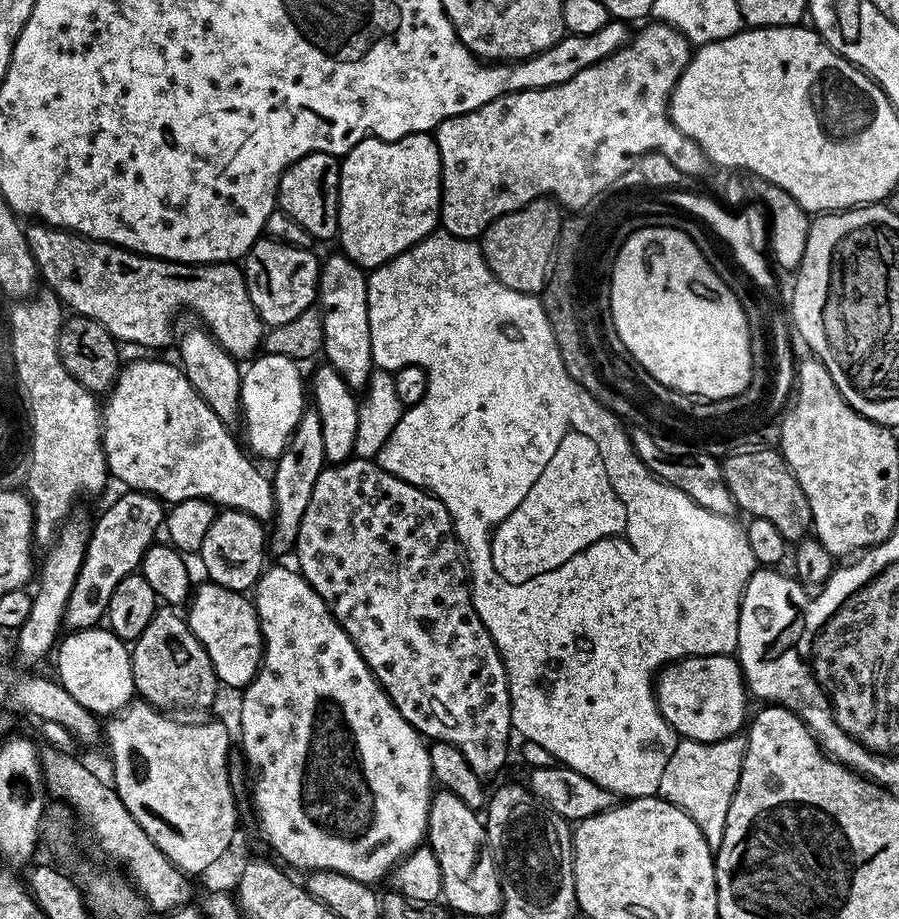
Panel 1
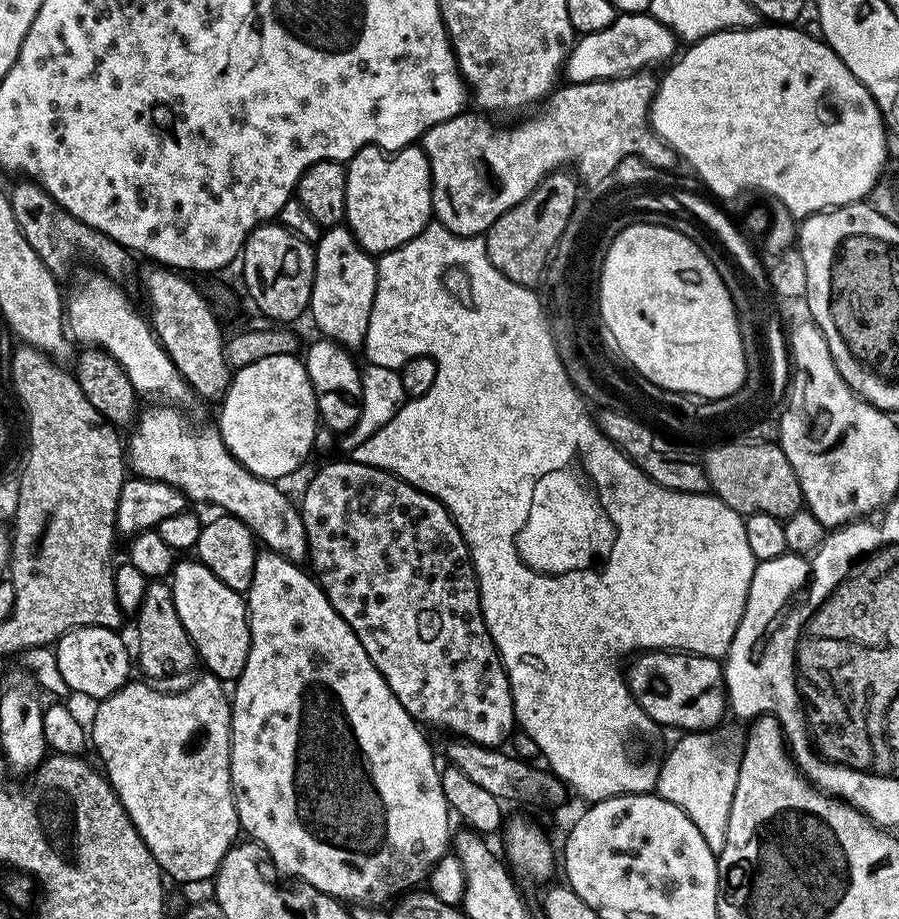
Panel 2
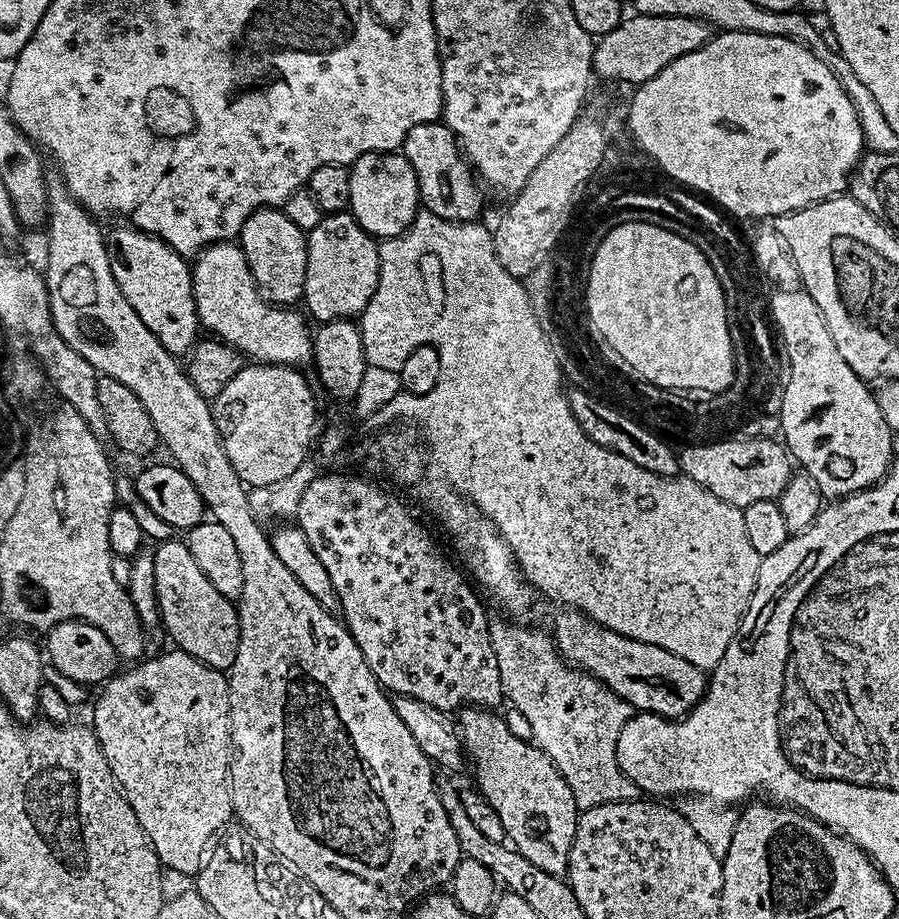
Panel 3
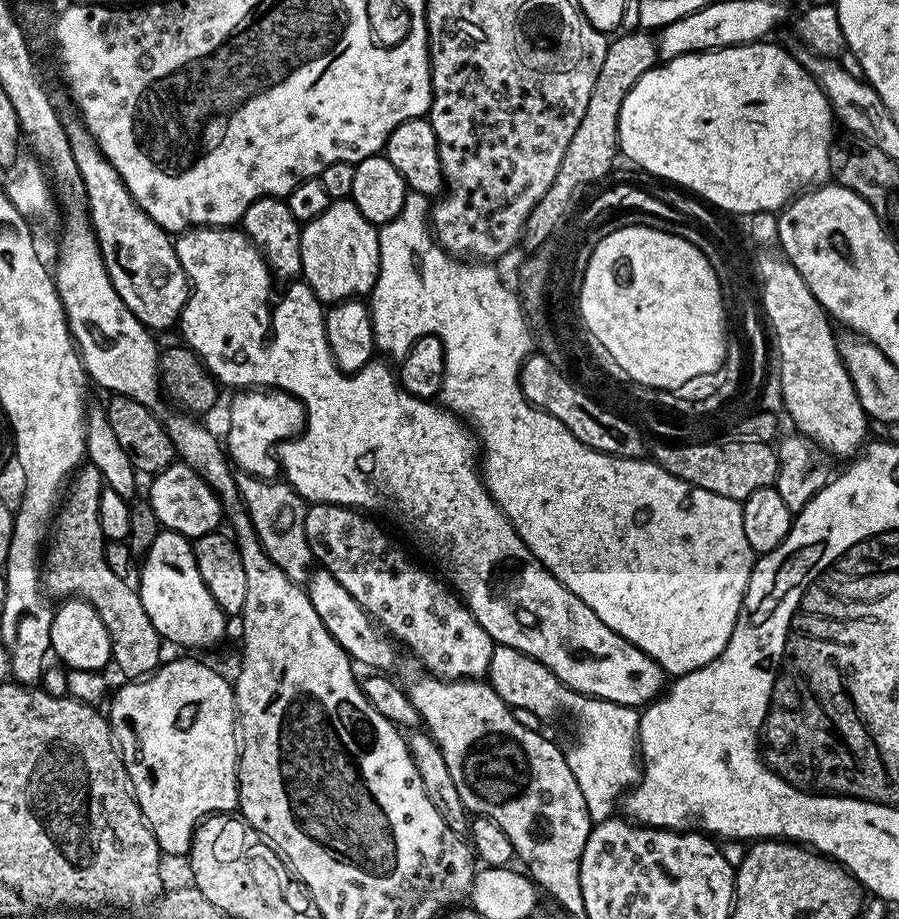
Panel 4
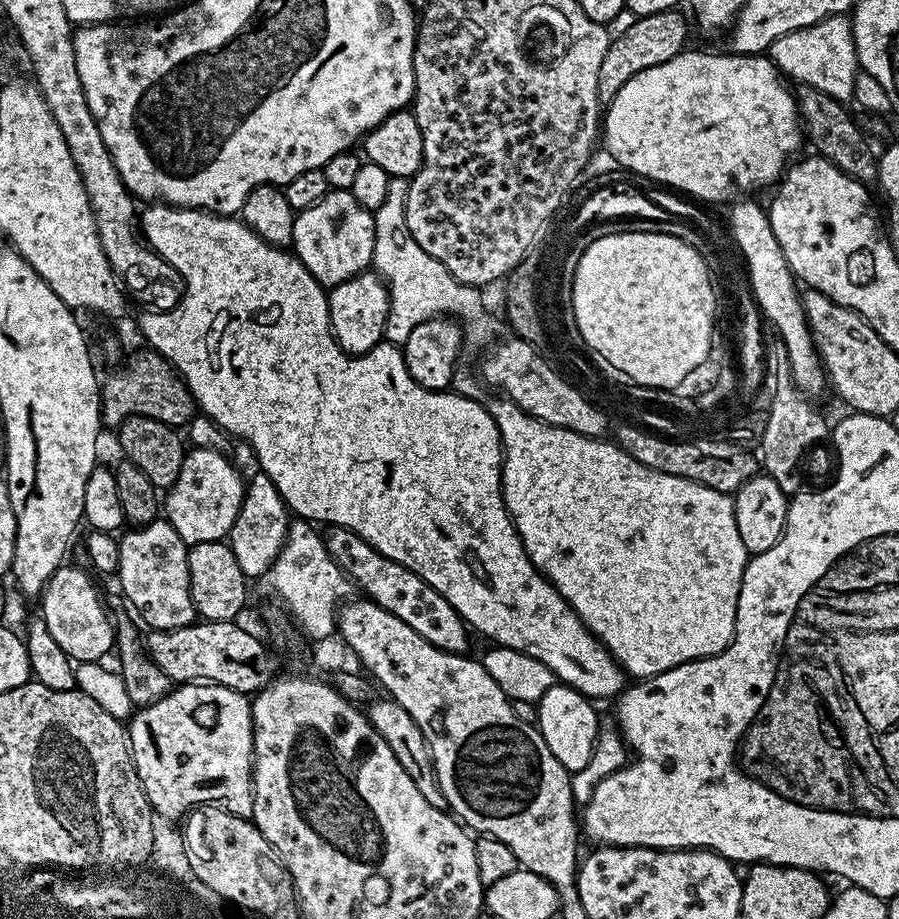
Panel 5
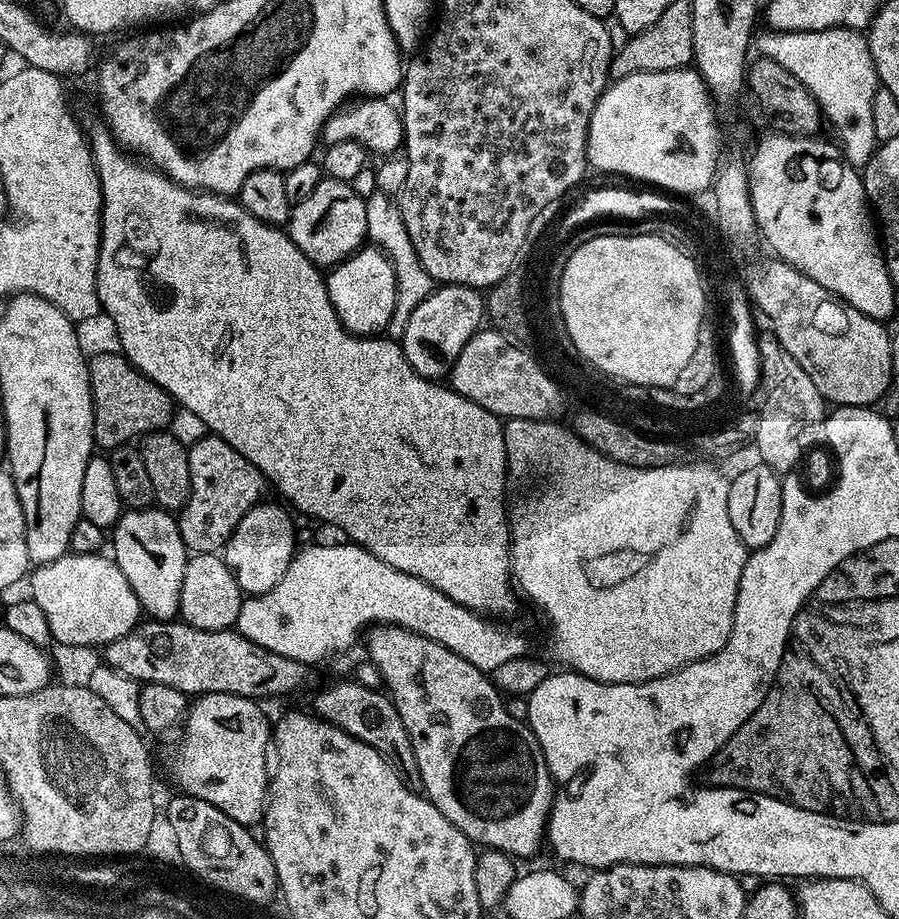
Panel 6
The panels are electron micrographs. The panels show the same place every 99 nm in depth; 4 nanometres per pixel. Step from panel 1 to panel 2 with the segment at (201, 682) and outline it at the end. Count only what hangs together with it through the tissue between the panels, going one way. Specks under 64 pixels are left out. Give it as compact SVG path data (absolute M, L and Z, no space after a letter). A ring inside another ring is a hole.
M163 579L151 581L146 590L146 598L139 612L135 613L136 648L134 644L134 660L148 676L160 676L163 672L188 672L198 664L196 647L186 634L186 626L182 626L182 618L178 618L178 610L174 607L172 585Z

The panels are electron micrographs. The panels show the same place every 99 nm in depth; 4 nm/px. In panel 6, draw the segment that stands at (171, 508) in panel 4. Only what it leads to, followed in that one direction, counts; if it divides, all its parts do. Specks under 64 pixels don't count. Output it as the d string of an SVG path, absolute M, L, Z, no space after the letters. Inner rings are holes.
M203 436L188 450L190 498L178 513L182 542L189 553L219 553L231 538L239 520L256 504L266 489L264 475L221 436Z

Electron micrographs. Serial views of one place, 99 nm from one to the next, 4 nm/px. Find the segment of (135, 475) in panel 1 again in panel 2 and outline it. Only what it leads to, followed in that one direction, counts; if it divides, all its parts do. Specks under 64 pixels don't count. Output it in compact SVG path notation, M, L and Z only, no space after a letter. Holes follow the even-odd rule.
M156 406L137 415L131 425L132 437L126 440L126 460L137 477L142 480L157 480L174 486L183 492L189 501L197 500L200 504L213 504L221 513L236 516L252 531L253 536L267 551L277 552L292 564L303 565L308 559L306 526L300 517L300 509L279 487L279 483L264 480L250 473L232 456L223 444L220 433L215 427L199 428L187 420L185 413L175 406Z

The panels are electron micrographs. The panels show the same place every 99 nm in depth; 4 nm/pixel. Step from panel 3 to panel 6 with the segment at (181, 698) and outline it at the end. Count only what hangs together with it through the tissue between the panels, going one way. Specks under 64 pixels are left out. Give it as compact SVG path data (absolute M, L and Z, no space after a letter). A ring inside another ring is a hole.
M206 692L202 696L195 697L195 699L191 701L186 713L186 719L182 724L182 729L184 728L184 741L180 744L180 753L177 754L176 761L172 764L172 776L180 783L179 791L181 793L210 802L210 806L222 810L230 818L234 818L234 822L245 826L253 826L252 824L259 825L261 821L263 821L268 786L270 783L270 720L268 724L267 718L264 717L263 710L256 704L259 703L257 703L255 699L246 696L235 696L229 692Z

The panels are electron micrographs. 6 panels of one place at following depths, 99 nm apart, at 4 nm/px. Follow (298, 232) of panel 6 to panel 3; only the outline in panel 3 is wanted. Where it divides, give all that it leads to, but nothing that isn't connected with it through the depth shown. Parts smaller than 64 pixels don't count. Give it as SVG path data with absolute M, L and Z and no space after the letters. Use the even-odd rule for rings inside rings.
M333 212L325 215L322 222L318 222L318 226L314 226L312 232L307 233L308 253L306 254L306 282L304 283L304 298L302 301L303 307L308 307L307 315L313 316L316 322L325 320L347 320L349 318L359 317L360 313L366 310L366 306L370 302L370 298L374 294L374 290L378 286L378 274L380 273L380 250L377 241L366 230L362 230L362 226L358 226L358 222L351 214L347 212Z

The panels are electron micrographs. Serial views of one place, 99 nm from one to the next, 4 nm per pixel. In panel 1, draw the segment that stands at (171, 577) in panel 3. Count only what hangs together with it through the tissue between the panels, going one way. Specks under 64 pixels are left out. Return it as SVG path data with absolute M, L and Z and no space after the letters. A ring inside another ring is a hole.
M204 582L190 597L186 619L190 630L194 630L198 642L202 642L206 650L212 668L216 671L217 681L223 687L225 684L226 687L237 690L247 688L260 669L260 659L264 656L264 635L260 632L255 603L245 593Z

